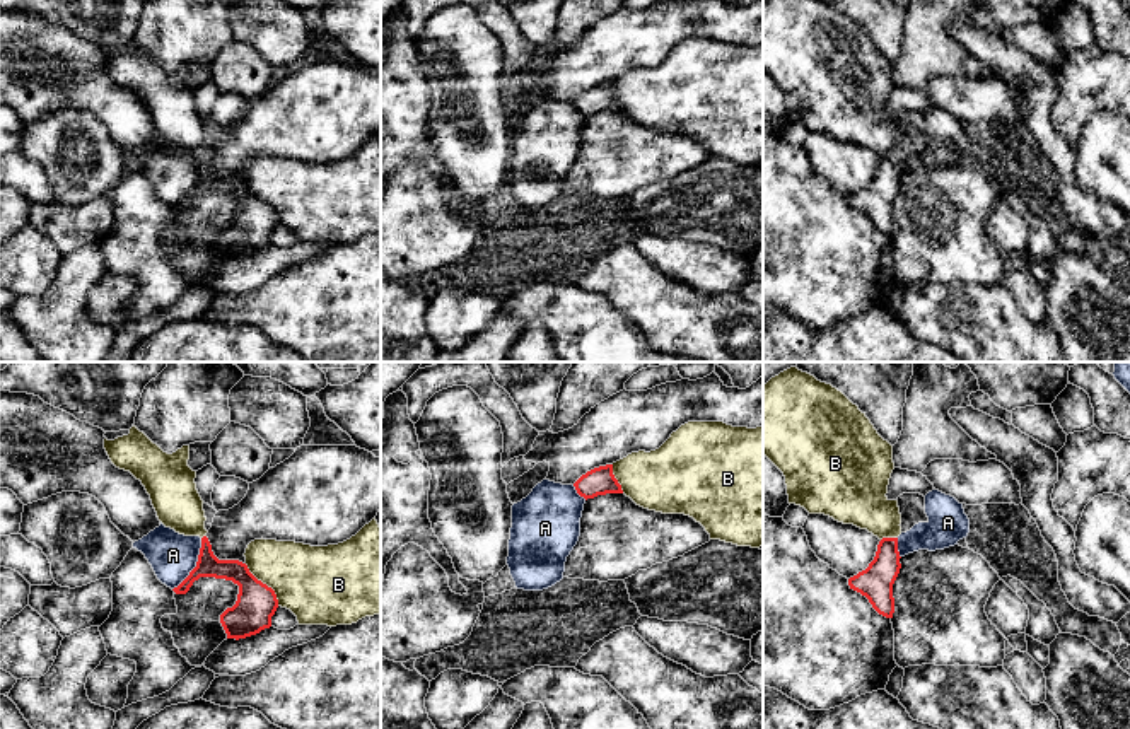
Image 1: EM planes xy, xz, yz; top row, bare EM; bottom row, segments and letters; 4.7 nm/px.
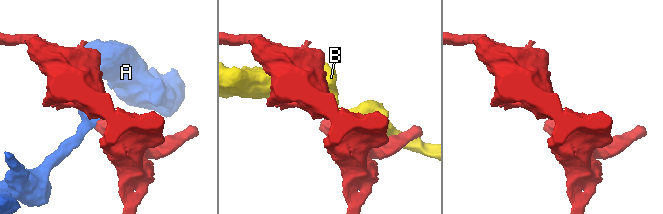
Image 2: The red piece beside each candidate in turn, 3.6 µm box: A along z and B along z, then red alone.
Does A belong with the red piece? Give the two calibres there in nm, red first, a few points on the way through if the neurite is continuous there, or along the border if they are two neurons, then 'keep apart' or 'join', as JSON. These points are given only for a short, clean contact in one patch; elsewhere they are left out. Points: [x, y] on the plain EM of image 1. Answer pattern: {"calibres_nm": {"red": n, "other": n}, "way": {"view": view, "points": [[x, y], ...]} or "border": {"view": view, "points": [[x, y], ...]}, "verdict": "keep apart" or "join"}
{"calibres_nm": {"red": 110, "other": 220}, "border": {"view": "xy", "points": [[202, 156], [197, 183], [173, 207]]}, "verdict": "keep apart"}

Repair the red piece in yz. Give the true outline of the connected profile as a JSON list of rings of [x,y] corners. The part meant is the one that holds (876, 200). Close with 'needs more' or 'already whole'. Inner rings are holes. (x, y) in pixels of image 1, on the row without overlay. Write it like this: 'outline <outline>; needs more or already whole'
outline [[[882,155],[869,184],[848,196],[850,207],[865,213],[886,236],[894,230],[893,201],[901,186],[900,176],[898,155]]]; already whole

